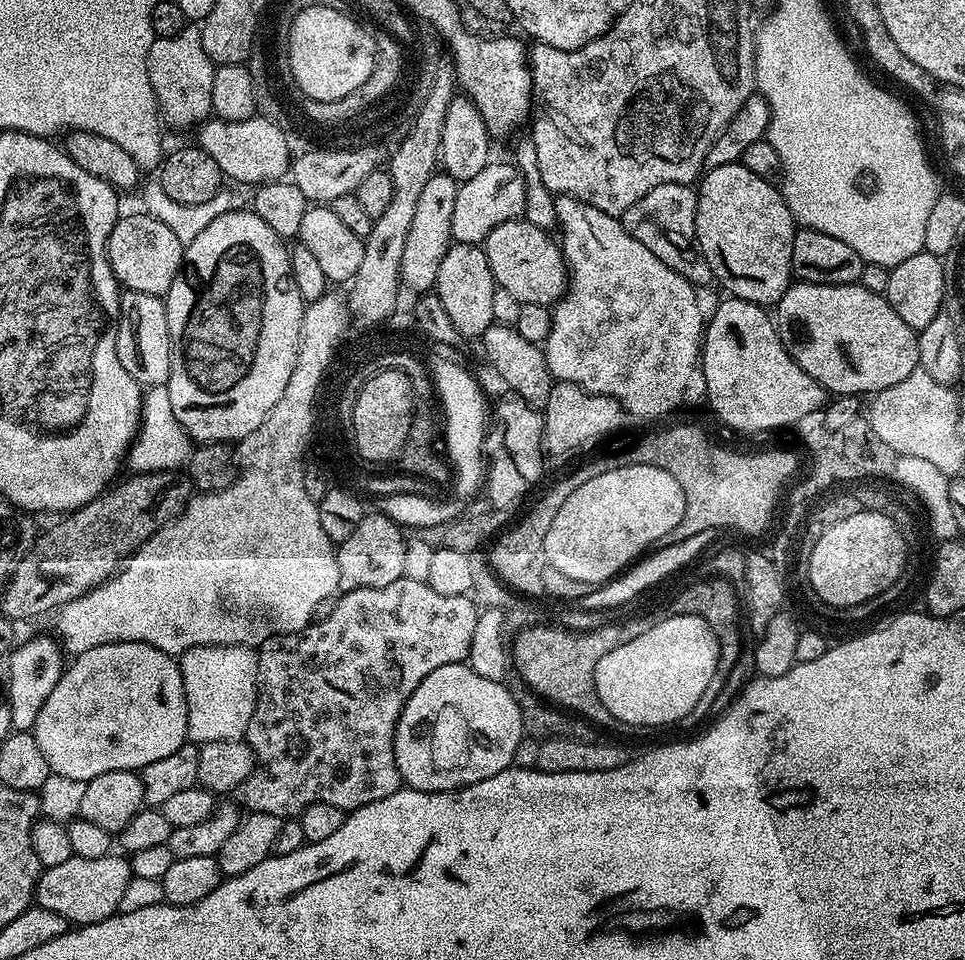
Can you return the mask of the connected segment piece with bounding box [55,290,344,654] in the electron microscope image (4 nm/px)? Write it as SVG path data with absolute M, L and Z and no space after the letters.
M334 290L325 292L324 295L311 301L305 307L304 325L300 335L300 353L296 359L294 374L290 374L290 386L286 386L286 390L282 390L282 402L277 402L274 410L270 410L266 422L262 422L262 426L258 426L258 430L254 430L254 434L250 434L245 440L239 441L238 475L234 483L221 492L197 495L167 528L163 531L156 531L137 552L131 553L115 576L111 576L105 584L90 589L85 596L74 598L69 604L60 605L55 613L55 616L57 615L57 634L55 633L55 635L58 637L65 653L79 654L99 644L109 644L110 642L142 642L163 652L173 654L183 654L188 649L200 648L203 644L259 646L265 644L272 636L284 636L288 632L301 632L303 628L307 628L309 624L313 623L314 617L317 615L317 613L315 614L316 607L323 600L329 599L328 601L331 601L337 595L340 588L340 575L338 574L338 562L336 561L336 548L326 534L326 530L322 530L317 501L312 500L310 494L306 494L306 482L302 476L300 455L304 450L305 441L308 440L309 420L311 419L309 411L317 408L312 404L312 388L316 387L320 371L324 368L325 361L328 360L328 353L332 350L333 341L336 339L336 334L340 332L343 322L344 307L337 299Z

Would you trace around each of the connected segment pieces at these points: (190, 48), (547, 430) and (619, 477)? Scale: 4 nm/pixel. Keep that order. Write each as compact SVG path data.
M185 26L174 38L153 39L148 51L148 77L156 95L159 119L172 128L192 129L209 119L213 115L210 89L216 70L217 65L202 50L199 27Z
M563 382L553 383L550 398L544 403L542 412L545 421L542 440L550 454L566 454L582 448L608 435L626 420L626 413L617 400L588 392L577 384Z
M649 464L606 470L606 474L598 474L598 478L583 483L562 502L562 510L558 510L554 522L550 522L550 531L544 539L548 564L554 566L554 570L562 570L566 578L599 586L623 573L641 554L671 537L678 522L682 522L685 510L682 486L678 486L678 478L666 474L666 470Z

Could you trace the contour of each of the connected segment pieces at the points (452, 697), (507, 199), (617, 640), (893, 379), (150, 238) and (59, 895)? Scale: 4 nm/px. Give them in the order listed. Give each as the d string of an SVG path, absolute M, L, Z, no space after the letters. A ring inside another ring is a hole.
M467 663L447 664L434 674L430 674L424 681L416 687L414 694L406 702L406 706L400 715L400 721L396 727L396 737L394 738L394 758L400 771L400 779L407 787L416 788L420 792L455 792L462 788L467 788L469 784L477 784L486 778L494 778L502 770L513 767L512 759L514 750L518 750L518 742L525 735L522 711L522 704L519 704L512 696L513 693L501 682L490 682L490 678L482 678L482 674L474 674L474 670L469 668Z
M490 162L475 178L463 181L457 187L452 215L452 238L457 244L475 245L483 241L488 231L507 220L523 217L526 206L526 186L515 163Z
M540 622L533 627L522 628L515 633L510 644L510 660L514 665L517 674L520 675L523 683L543 698L549 705L557 709L567 710L585 721L593 722L597 720L600 724L613 723L612 715L602 706L602 702L596 693L596 683L594 682L594 670L598 662L602 662L602 654L610 654L618 646L622 646L634 635L634 628L624 624L619 628L616 624L608 624L605 628L596 628L593 632L571 632L568 628L547 628L546 623Z
M793 283L786 290L786 294L775 305L774 320L778 325L780 341L786 350L814 378L824 387L825 393L834 393L837 397L857 396L862 392L875 394L886 390L895 383L909 378L920 363L920 341L917 333L913 332L898 314L888 304L884 296L874 294L858 284L806 284Z
M145 214L139 216L121 215L108 239L108 261L112 273L129 292L141 292L161 298L167 297L174 278L184 265L186 244L178 240L174 231Z
M109 854L102 858L73 856L59 866L41 871L36 880L35 903L41 908L62 914L69 925L97 924L120 912L122 894L132 881L131 863L123 855Z

